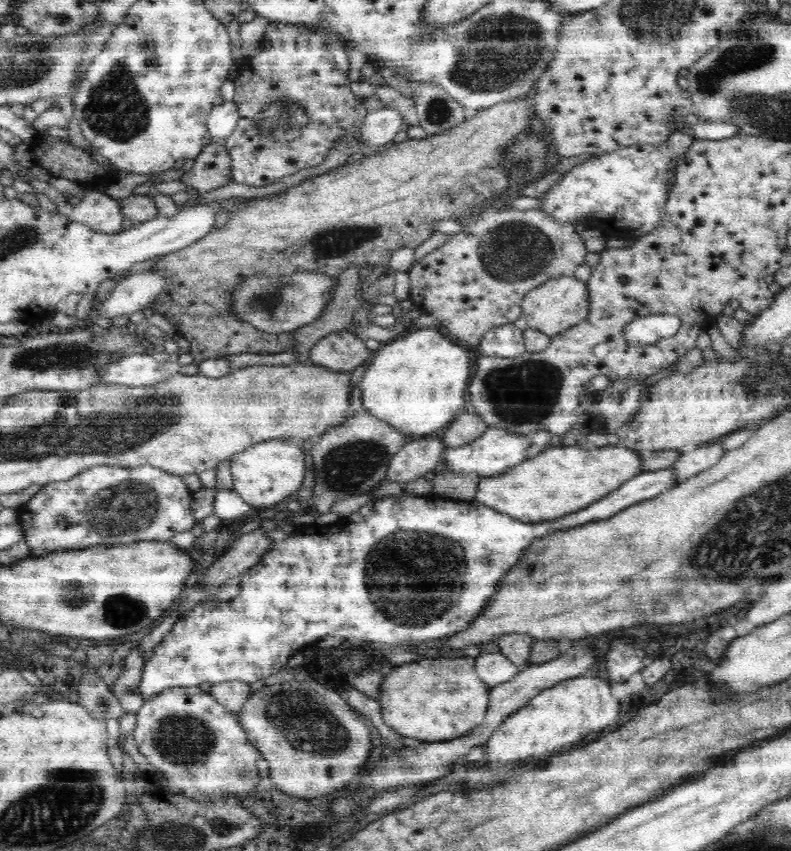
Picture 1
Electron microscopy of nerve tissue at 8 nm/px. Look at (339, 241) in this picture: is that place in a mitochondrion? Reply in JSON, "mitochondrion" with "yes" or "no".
{"mitochondrion":"yes"}

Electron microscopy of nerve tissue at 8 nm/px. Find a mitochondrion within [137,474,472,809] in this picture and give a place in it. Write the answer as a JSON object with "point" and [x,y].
{"point":[413,575]}

